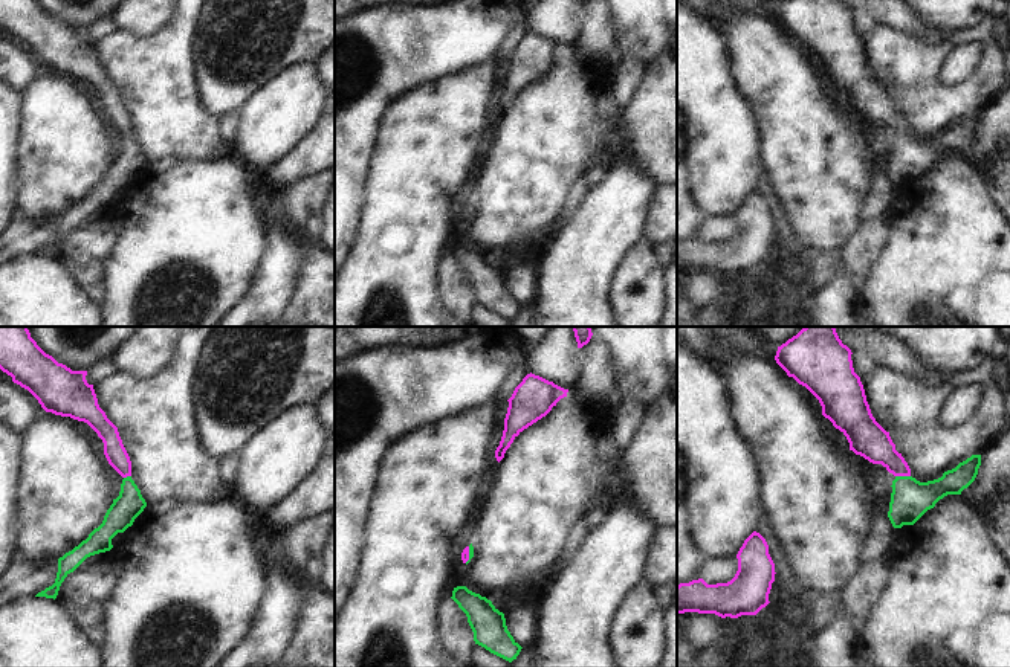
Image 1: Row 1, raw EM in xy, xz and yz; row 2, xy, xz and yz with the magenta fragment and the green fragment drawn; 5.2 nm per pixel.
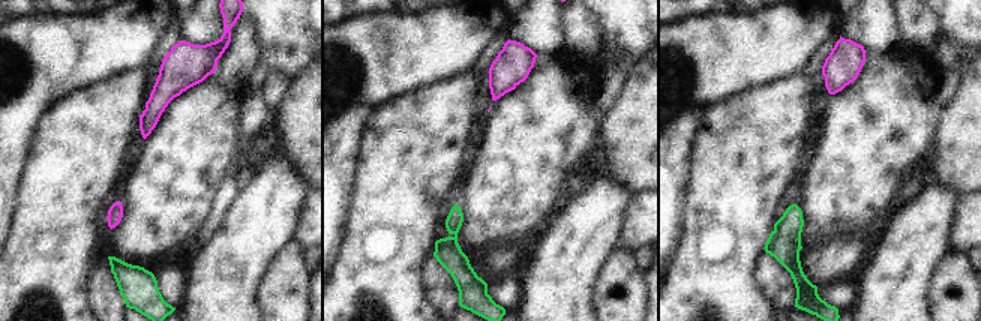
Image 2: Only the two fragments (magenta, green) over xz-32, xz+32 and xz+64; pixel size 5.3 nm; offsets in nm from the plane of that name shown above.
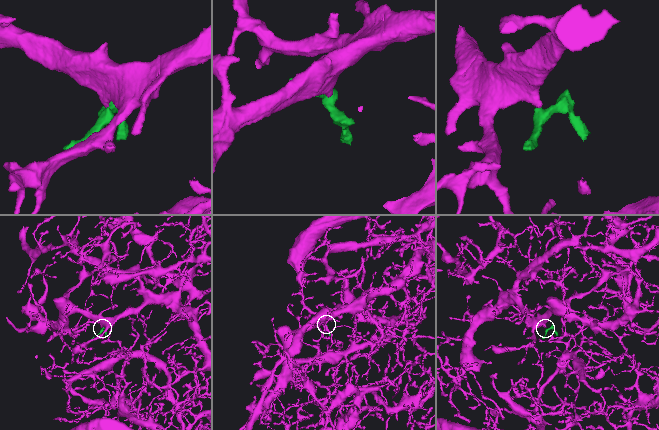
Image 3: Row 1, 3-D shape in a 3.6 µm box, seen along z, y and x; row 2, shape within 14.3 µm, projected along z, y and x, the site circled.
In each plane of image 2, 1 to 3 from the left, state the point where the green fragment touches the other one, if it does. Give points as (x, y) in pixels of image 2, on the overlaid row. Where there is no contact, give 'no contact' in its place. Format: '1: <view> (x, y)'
1: no contact
2: no contact
3: no contact

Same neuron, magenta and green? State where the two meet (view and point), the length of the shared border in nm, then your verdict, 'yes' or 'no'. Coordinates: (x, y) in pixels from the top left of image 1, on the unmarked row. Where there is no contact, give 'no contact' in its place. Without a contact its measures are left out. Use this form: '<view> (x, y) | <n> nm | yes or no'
yz (903, 133) | 80 nm | yes

